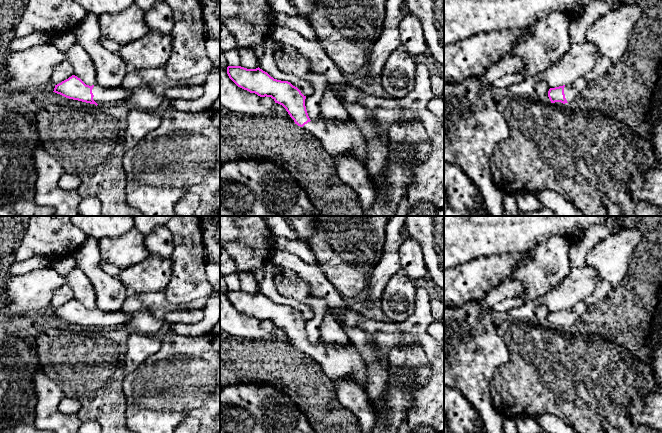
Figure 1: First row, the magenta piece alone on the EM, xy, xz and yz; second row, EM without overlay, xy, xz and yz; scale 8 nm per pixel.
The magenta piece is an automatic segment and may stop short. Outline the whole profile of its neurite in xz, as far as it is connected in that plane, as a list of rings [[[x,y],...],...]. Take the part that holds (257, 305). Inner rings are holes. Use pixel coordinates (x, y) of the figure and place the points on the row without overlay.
[[[228,290],[227,298],[238,311],[250,317],[255,317],[260,321],[271,321],[275,327],[282,329],[295,348],[316,361],[322,367],[323,373],[331,380],[343,381],[345,379],[354,379],[361,388],[366,390],[366,366],[353,343],[348,347],[336,347],[327,345],[320,338],[316,345],[311,345],[305,330],[306,320],[290,306],[274,303],[259,291],[256,293],[247,293],[241,290]]]

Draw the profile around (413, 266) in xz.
[[[407,238],[399,249],[400,273],[411,281],[428,277],[422,246],[418,240]]]

